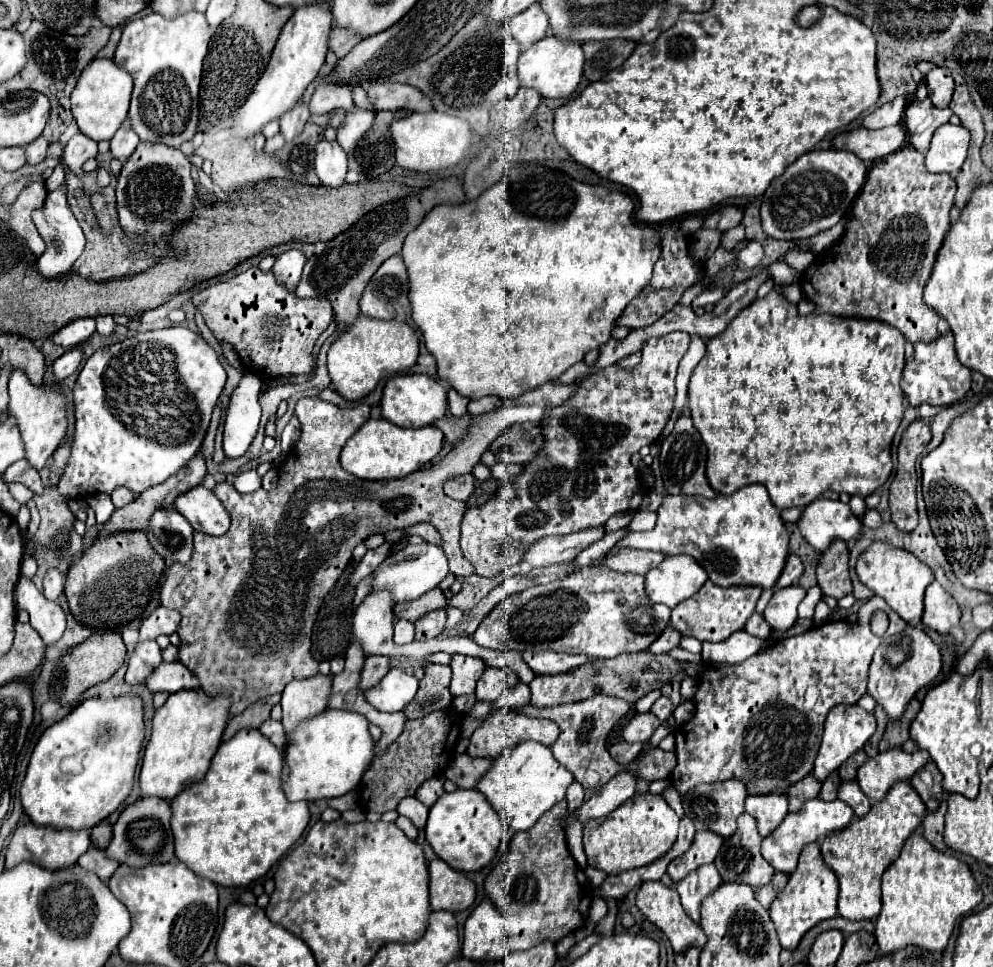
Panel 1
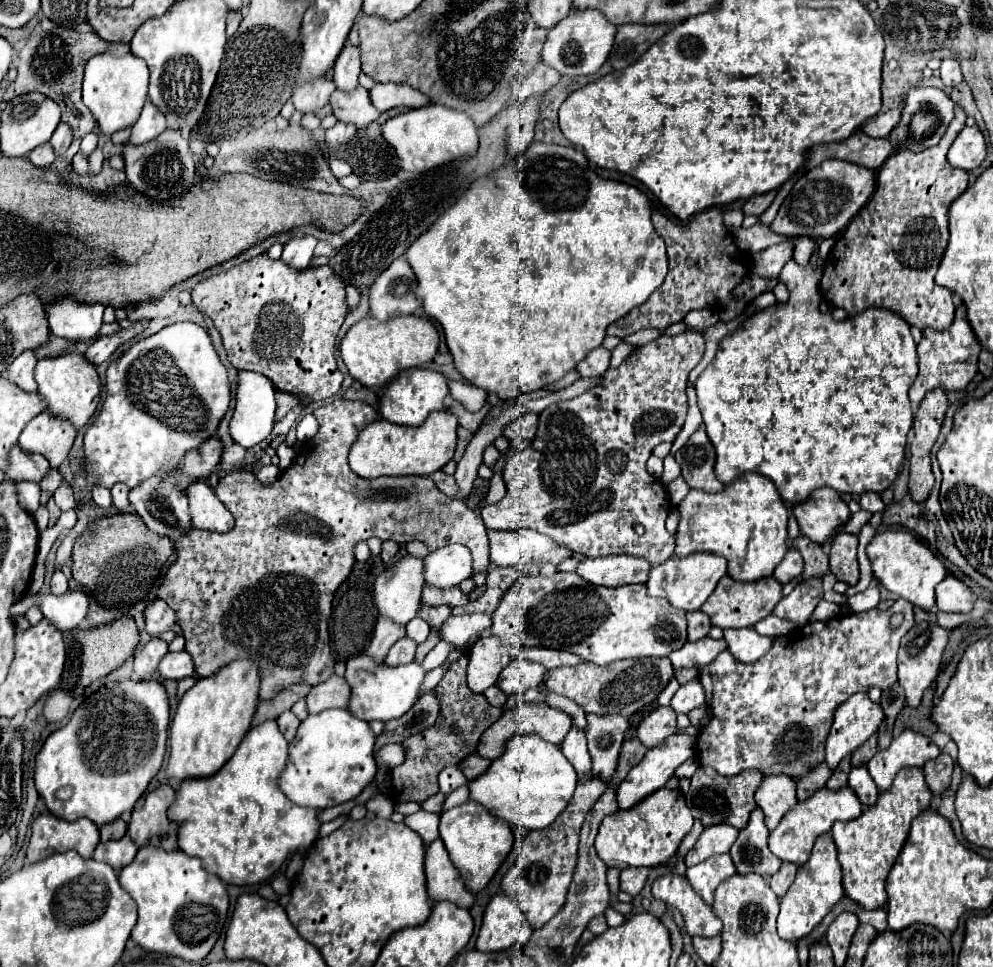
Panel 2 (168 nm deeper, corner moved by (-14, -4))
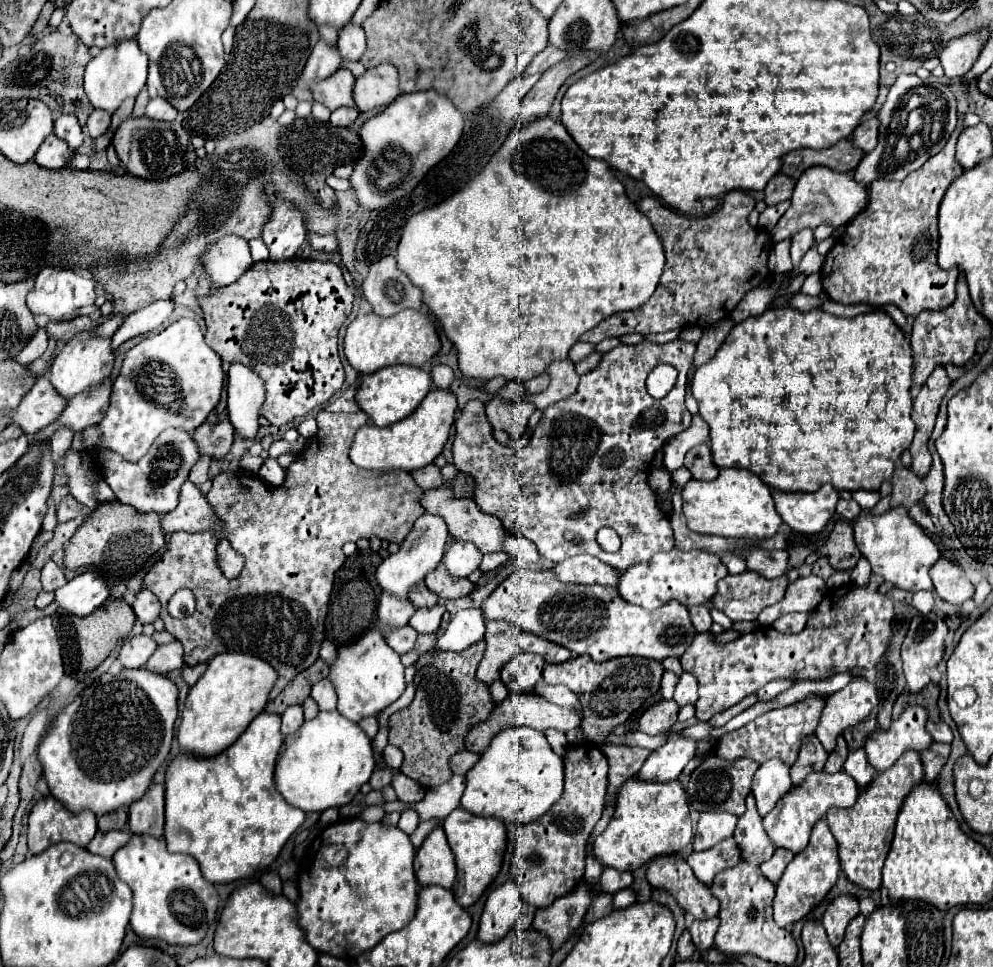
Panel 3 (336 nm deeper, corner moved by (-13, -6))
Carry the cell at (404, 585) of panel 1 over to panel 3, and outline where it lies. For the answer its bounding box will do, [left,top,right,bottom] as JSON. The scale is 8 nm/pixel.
[443,541,483,579]

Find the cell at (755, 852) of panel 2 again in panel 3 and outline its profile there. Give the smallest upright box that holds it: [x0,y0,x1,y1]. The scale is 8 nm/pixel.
[733,795,775,865]

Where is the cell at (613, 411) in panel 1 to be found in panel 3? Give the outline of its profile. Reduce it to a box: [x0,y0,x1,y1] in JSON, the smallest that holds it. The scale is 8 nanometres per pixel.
[453,339,697,573]

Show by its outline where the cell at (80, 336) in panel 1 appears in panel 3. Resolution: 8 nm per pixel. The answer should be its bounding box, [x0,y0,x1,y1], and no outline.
[27,267,97,321]

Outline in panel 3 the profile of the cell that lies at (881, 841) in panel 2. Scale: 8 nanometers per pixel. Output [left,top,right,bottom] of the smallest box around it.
[827,751,923,891]

